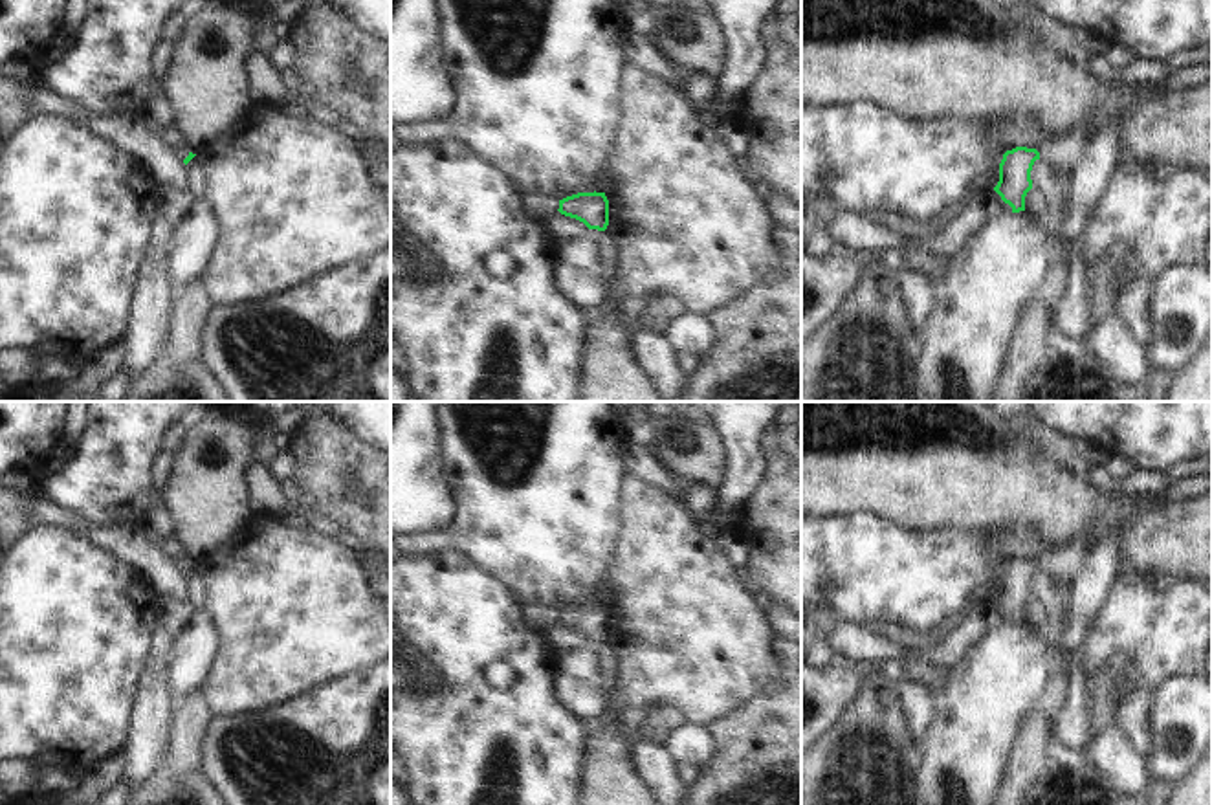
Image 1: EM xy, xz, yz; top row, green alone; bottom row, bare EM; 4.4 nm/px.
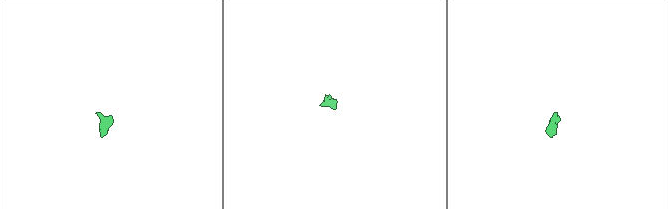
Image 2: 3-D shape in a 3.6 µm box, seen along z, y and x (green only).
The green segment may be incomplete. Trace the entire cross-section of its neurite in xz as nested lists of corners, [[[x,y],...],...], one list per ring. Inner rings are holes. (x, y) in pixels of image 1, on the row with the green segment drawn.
[[[578,193],[559,200],[561,215],[583,222],[589,229],[565,248],[565,259],[574,266],[600,277],[598,240],[609,226],[609,200],[605,193]]]

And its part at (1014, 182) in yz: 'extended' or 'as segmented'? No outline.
extended

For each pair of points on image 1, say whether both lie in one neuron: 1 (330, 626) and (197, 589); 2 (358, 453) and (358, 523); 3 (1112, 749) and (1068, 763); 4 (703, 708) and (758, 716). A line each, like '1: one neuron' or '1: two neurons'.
1: two neurons
2: one neuron
3: two neurons
4: two neurons

